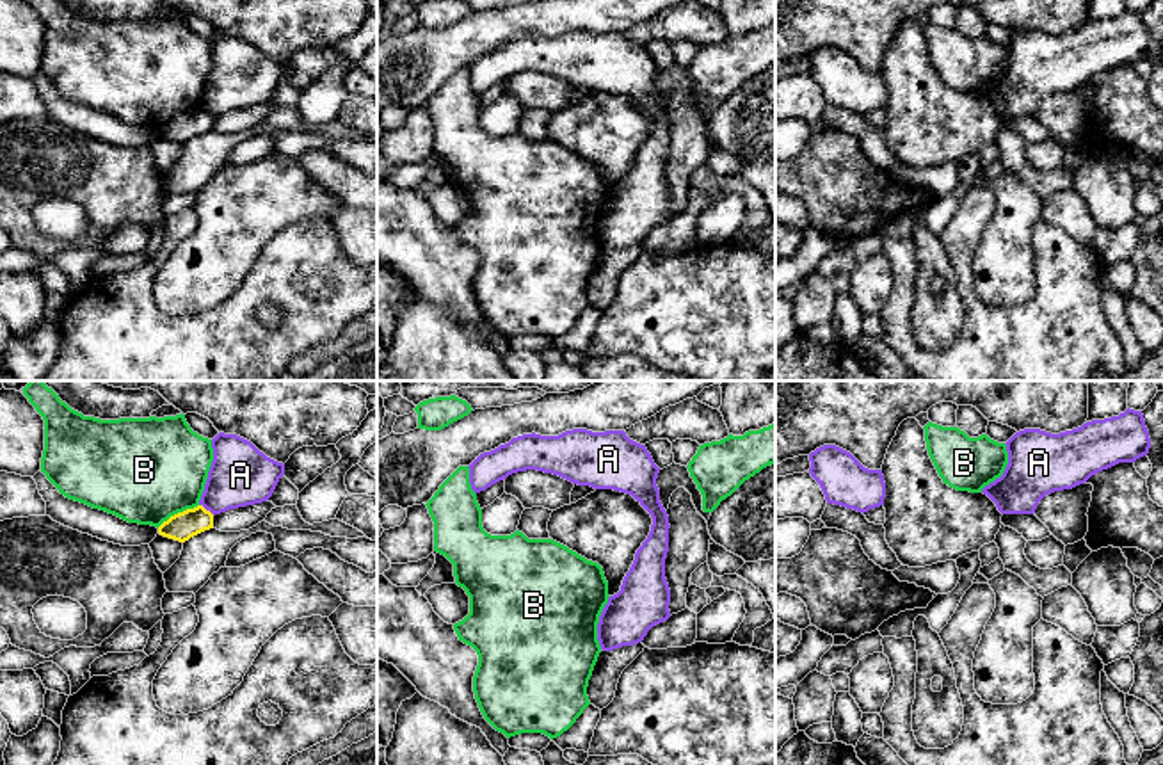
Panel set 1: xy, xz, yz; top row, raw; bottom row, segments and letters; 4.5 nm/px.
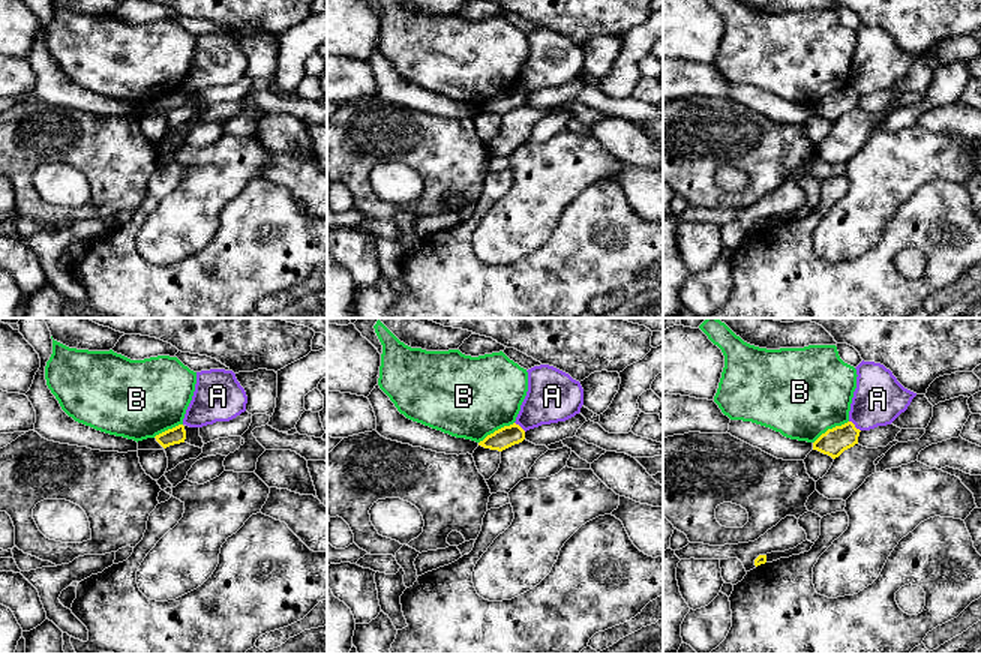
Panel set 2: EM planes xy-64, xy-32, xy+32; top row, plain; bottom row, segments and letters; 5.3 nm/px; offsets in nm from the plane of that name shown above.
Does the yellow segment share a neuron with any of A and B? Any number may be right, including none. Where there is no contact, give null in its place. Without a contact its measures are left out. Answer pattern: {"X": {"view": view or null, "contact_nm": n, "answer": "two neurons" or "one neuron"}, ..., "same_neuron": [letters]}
{"A": {"view": "xy", "contact_nm": 90, "answer": "two neurons"}, "B": {"view": "xy", "contact_nm": 220, "answer": "two neurons"}, "same_neuron": []}

